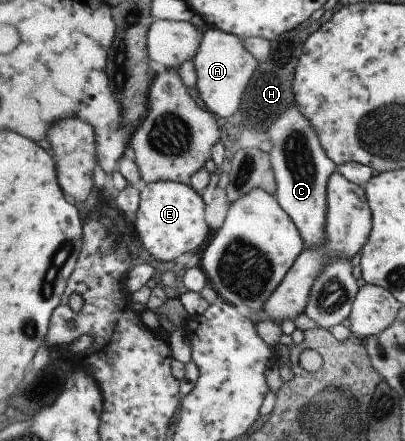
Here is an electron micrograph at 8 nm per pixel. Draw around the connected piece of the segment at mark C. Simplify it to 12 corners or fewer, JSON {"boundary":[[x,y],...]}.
{"boundary":[[297,104],[267,134],[275,195],[306,248],[327,238],[338,166]]}

